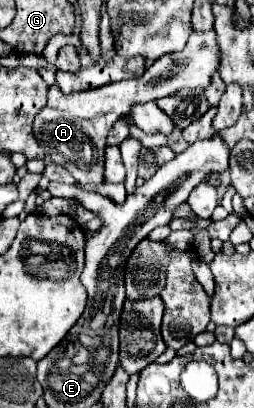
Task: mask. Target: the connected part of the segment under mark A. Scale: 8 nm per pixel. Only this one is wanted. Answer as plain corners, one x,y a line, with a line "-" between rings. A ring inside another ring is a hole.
214,30
192,32
182,52
174,52
174,54
166,54
158,58
152,66
146,68
144,76
140,76
138,80
122,80
118,84
106,84
106,88
96,88
94,92
74,92
70,96
62,94
58,86
50,86
48,104
34,118
34,126
32,126
34,136
46,148
52,162
64,166
76,178
78,184
104,184
104,148
106,148
106,138
108,138
112,124
120,116
130,114
130,108
134,104
146,104
162,96
170,96
182,88
198,88
198,86
206,88
206,84
210,84
210,76
218,70
218,60
220,60
220,54
218,54
218,44
216,44
216,32

